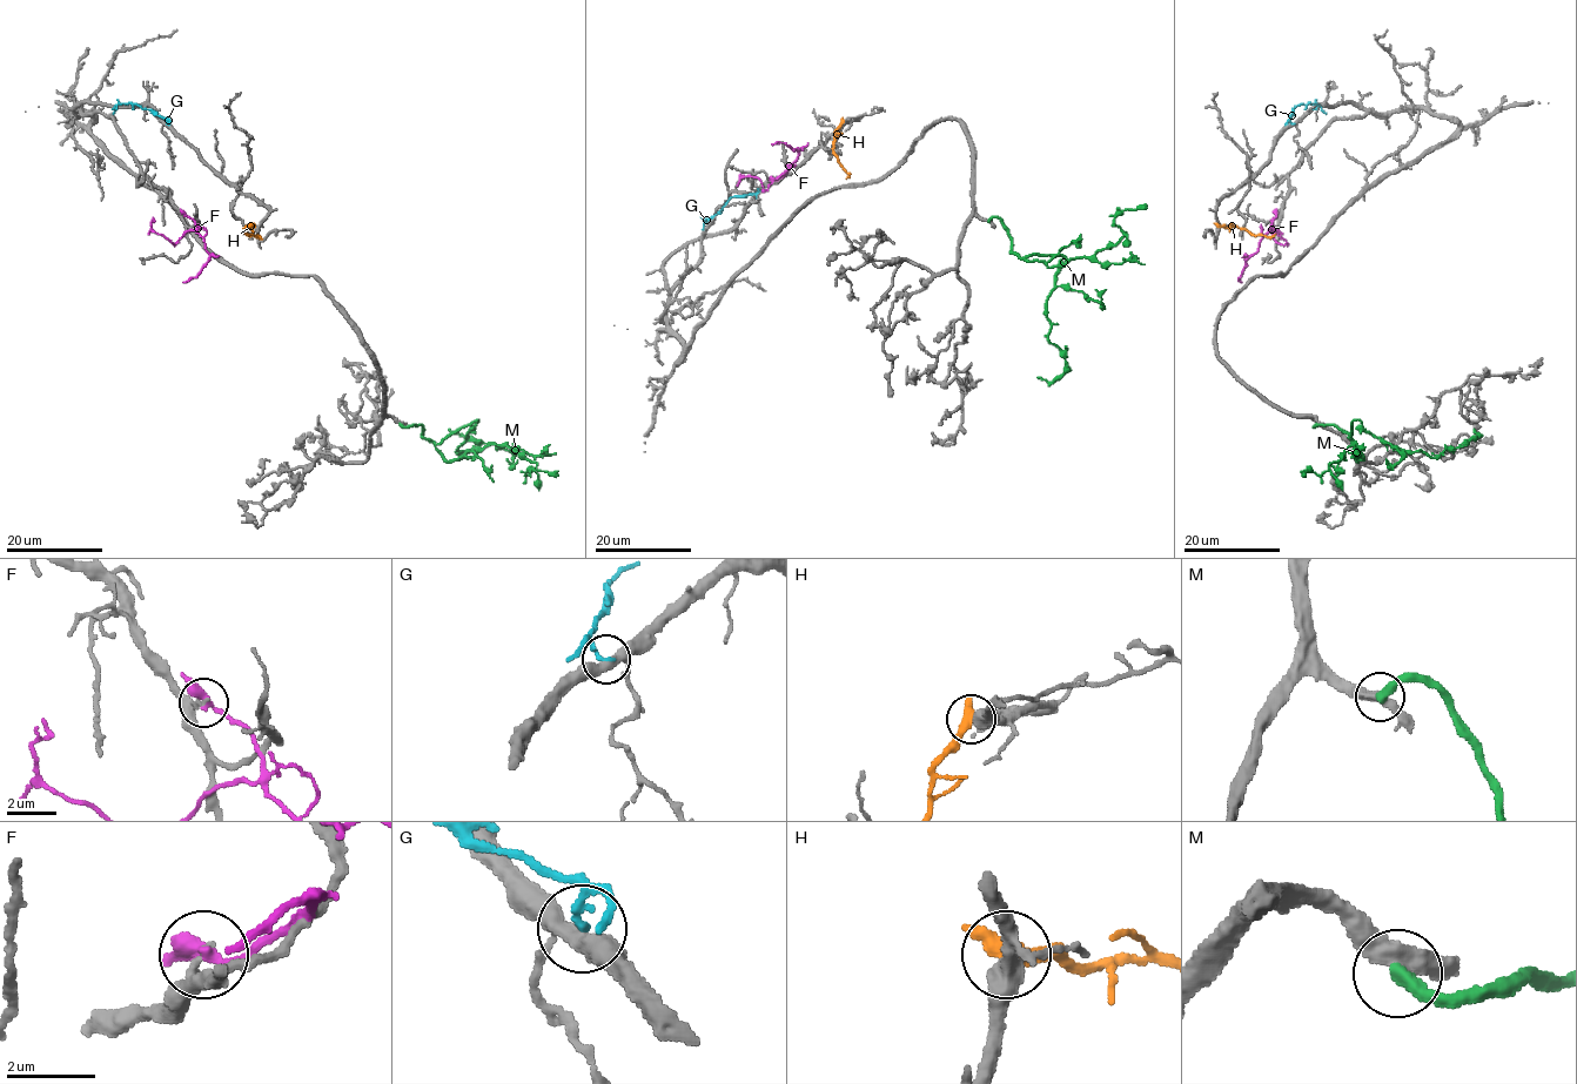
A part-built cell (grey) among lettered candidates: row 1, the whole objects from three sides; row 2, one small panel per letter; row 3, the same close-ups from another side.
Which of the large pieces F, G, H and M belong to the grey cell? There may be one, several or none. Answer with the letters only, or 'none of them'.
none of them

